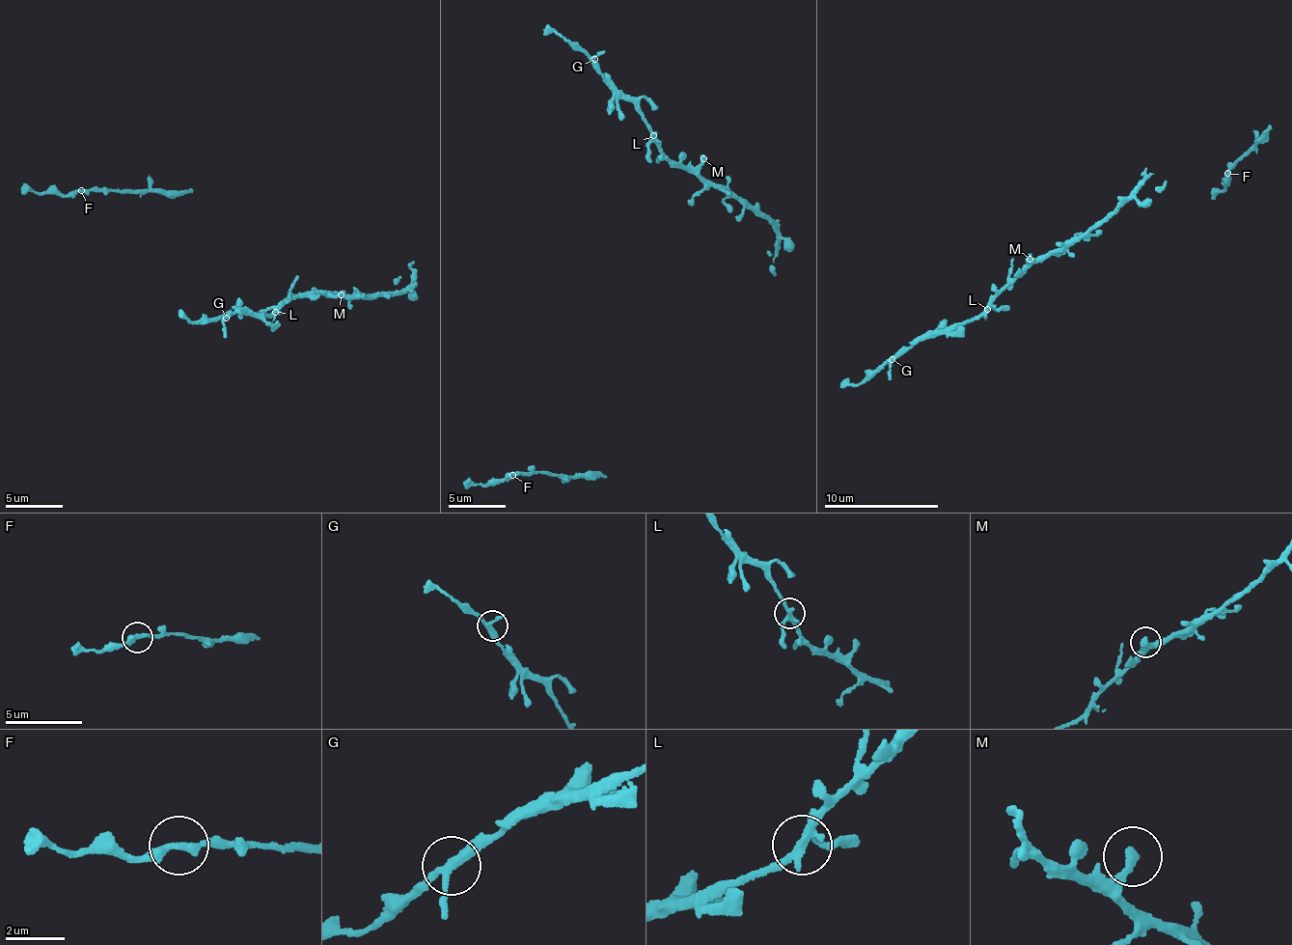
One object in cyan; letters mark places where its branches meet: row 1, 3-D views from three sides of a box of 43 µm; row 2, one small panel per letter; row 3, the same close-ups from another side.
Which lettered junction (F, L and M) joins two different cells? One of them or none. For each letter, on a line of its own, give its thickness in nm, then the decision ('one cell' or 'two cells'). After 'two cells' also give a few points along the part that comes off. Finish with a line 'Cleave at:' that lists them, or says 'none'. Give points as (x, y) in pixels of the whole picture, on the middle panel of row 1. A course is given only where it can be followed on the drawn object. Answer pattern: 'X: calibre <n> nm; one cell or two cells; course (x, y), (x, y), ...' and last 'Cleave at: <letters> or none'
F: calibre 280 nm; one cell
L: calibre 240 nm; one cell
M: calibre 360 nm; one cell
Cleave at: none

